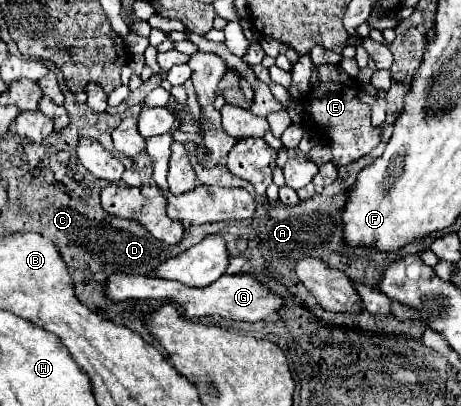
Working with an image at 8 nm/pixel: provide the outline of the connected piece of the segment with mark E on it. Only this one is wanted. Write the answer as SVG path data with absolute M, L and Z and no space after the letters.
M321 65L319 77L321 87L309 93L305 99L305 117L313 119L315 133L321 139L327 139L333 151L333 163L337 167L349 165L359 157L371 153L379 145L381 129L371 125L371 109L361 103L357 83L339 67L339 65Z

